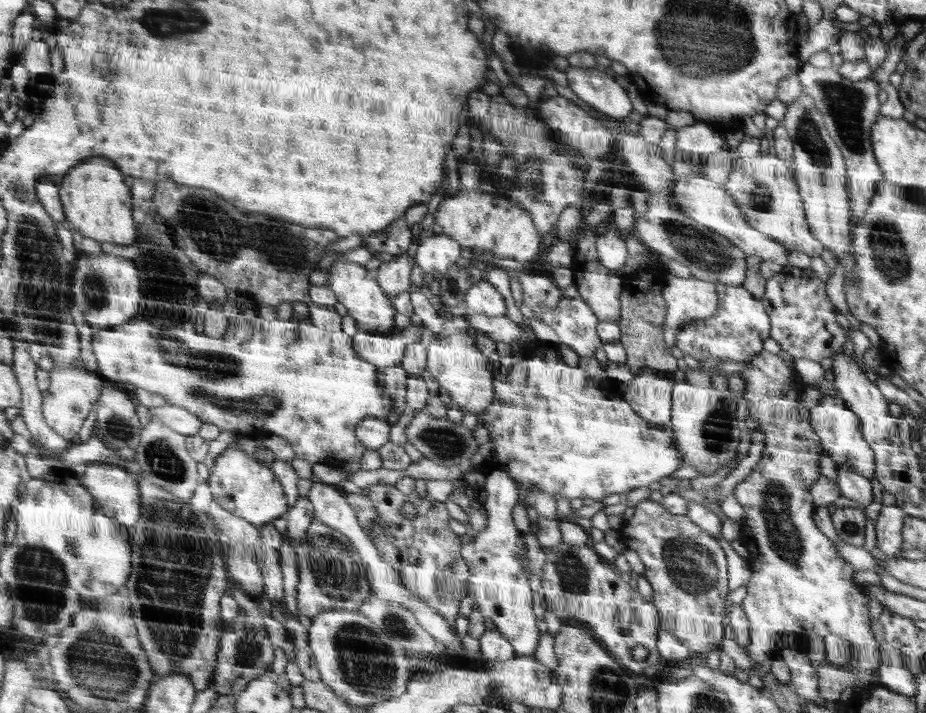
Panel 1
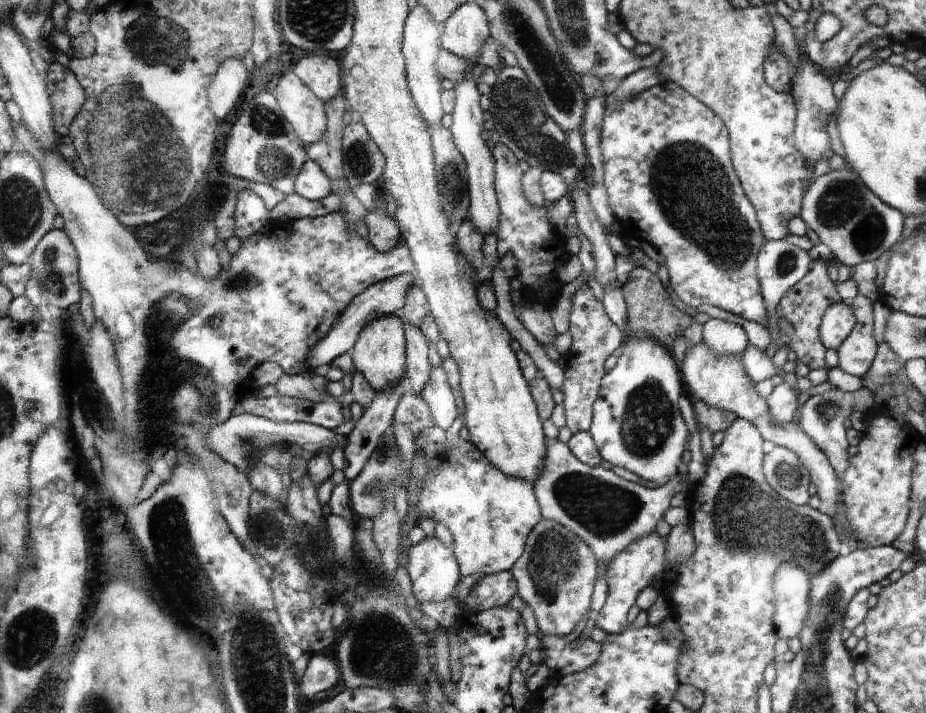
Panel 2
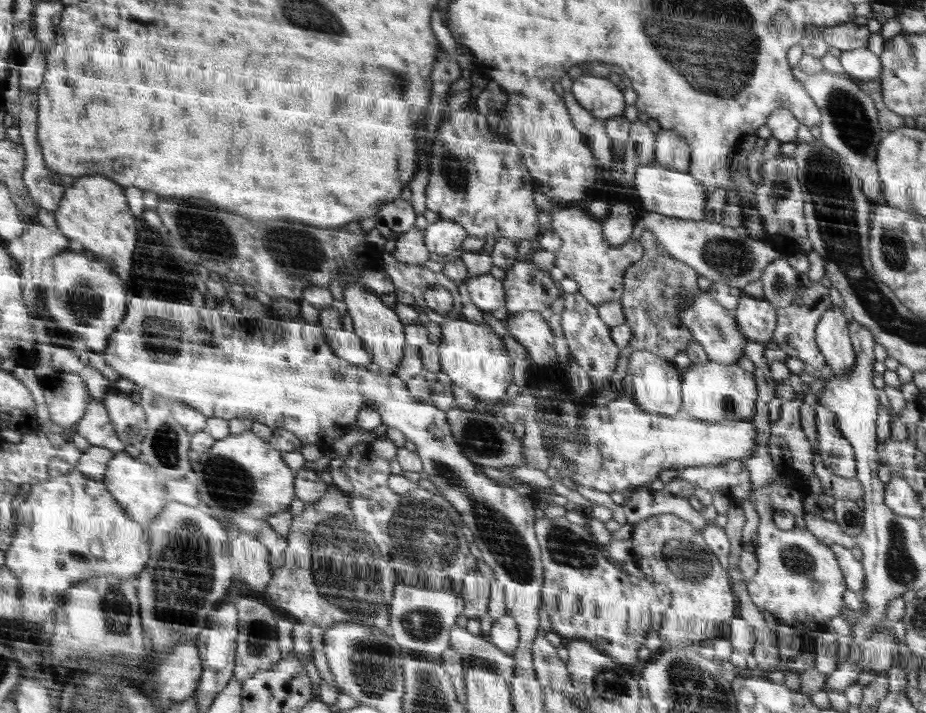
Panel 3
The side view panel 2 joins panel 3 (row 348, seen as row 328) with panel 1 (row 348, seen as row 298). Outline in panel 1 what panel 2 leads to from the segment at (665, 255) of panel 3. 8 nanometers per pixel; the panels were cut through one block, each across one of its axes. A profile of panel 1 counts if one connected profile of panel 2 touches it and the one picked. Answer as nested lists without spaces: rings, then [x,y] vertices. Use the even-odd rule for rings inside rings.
[[[666,265],[651,269],[638,269],[633,274],[628,274],[624,280],[624,288],[620,294],[619,341],[626,351],[625,363],[628,364],[632,374],[636,376],[642,369],[654,369],[666,373],[673,373],[677,367],[677,359],[670,352],[664,342],[663,324],[667,315],[667,304],[662,297],[662,288],[666,285]]]

